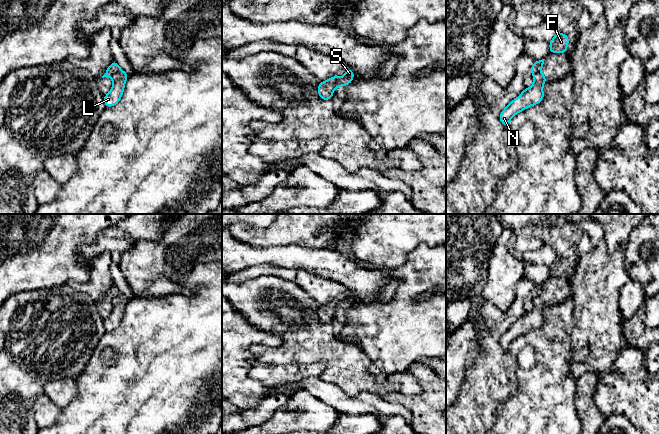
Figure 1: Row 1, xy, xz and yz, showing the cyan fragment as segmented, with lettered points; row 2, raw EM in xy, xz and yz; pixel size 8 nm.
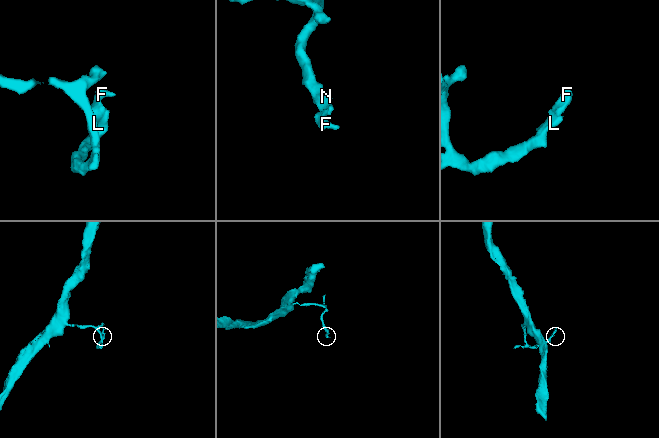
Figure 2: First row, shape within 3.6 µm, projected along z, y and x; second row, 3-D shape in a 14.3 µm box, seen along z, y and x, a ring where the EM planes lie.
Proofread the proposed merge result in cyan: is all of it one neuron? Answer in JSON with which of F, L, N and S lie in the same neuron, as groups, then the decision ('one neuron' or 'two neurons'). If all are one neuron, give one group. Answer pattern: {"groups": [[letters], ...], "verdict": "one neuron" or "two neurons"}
{"groups": [["F"], ["L", "N", "S"]], "verdict": "two neurons"}

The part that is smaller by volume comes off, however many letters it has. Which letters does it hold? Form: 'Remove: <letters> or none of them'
Remove: F

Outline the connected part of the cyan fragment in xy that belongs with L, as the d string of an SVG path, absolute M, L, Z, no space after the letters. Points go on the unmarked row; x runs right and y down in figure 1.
M119 294L117 297L111 300L113 305L112 313L103 322L106 331L112 331L120 325L128 300L129 299L123 294Z

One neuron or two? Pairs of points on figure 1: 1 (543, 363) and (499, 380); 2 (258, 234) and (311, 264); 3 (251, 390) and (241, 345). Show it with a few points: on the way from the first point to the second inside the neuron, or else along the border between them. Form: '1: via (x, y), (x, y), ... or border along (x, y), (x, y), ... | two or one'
1: border along (516, 364), (517, 387), (510, 396) | two
2: border along (303, 245), (279, 244), (256, 247) | two
3: via (240, 379), (237, 376), (237, 356) | one

